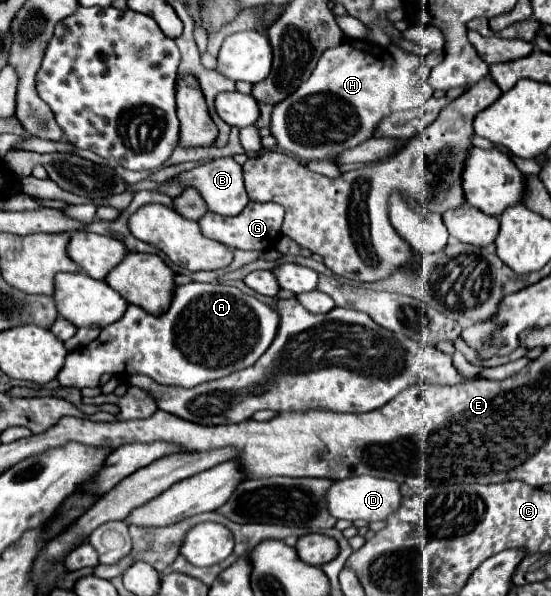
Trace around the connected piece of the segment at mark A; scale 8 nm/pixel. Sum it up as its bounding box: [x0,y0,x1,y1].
[57,283,279,389]

